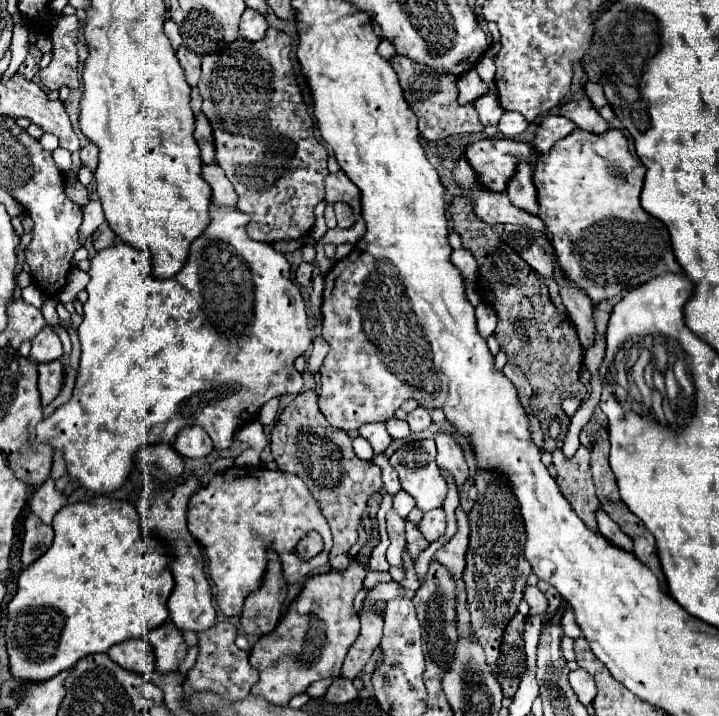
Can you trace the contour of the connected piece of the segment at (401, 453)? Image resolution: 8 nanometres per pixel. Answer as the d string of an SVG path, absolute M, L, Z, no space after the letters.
M424 439L424 441L412 441L402 445L392 457L390 457L390 465L398 471L402 489L406 493L410 493L416 501L416 507L420 511L430 511L436 507L442 507L446 493L448 493L448 483L444 481L438 465L436 465L436 443L432 439Z

